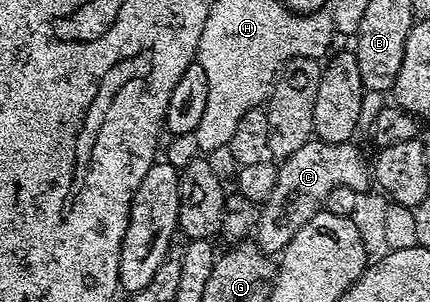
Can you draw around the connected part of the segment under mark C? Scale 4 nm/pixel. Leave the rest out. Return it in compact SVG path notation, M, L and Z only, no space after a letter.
M314 137L303 145L303 149L295 149L291 157L280 160L273 186L257 212L256 246L266 253L284 251L291 237L295 237L295 233L322 210L327 193L331 193L333 187L355 189L358 193L365 193L371 187L370 164L367 159L365 163L360 149L353 146L352 142L325 143Z

